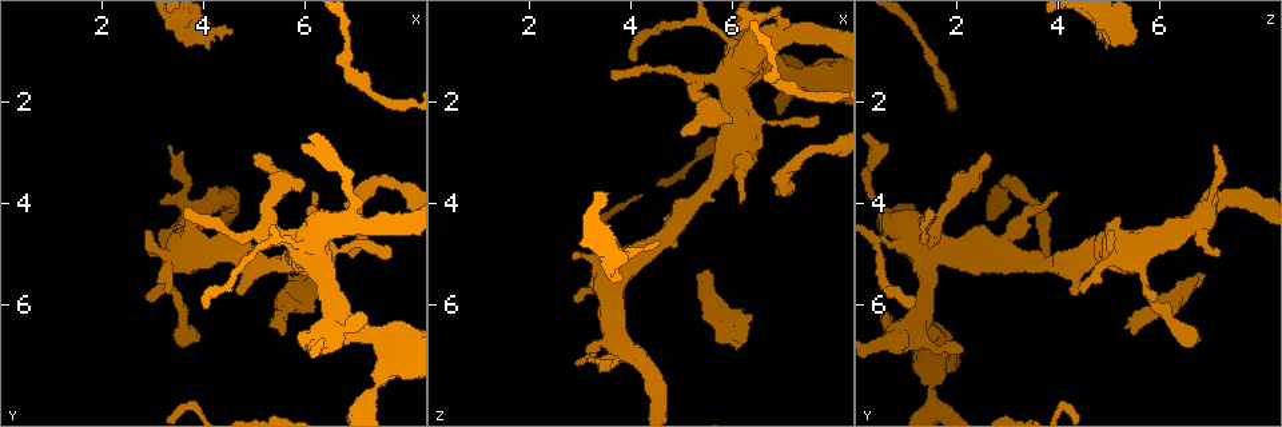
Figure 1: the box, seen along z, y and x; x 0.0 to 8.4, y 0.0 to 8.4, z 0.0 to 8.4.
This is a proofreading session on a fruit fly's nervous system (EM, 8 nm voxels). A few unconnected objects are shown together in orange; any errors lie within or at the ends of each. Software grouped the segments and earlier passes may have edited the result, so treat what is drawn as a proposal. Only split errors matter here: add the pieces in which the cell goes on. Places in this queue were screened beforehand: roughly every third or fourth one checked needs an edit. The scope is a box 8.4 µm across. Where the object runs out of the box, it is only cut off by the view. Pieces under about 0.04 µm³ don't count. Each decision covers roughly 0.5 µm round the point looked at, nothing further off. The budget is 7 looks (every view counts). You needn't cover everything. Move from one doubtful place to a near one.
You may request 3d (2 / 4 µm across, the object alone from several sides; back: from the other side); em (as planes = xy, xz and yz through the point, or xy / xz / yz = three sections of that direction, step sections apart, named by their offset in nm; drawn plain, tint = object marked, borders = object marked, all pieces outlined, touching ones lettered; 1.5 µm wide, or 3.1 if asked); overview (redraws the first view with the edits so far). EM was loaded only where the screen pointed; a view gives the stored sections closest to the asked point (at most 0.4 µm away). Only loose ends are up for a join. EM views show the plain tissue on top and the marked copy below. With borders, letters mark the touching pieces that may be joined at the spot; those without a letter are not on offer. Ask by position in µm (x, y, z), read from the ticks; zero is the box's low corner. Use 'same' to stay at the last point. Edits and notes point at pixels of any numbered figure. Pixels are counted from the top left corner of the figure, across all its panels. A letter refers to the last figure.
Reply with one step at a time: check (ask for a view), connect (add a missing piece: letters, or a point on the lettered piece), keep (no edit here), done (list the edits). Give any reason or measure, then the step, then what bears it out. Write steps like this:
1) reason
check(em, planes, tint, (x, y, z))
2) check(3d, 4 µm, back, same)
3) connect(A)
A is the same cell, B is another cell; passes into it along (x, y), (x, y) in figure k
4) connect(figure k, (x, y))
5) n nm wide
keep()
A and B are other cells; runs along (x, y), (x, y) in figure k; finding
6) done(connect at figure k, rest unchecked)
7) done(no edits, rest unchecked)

free end
check(em, xz, step 8, tint, (6.10, 5.45, 6.85))

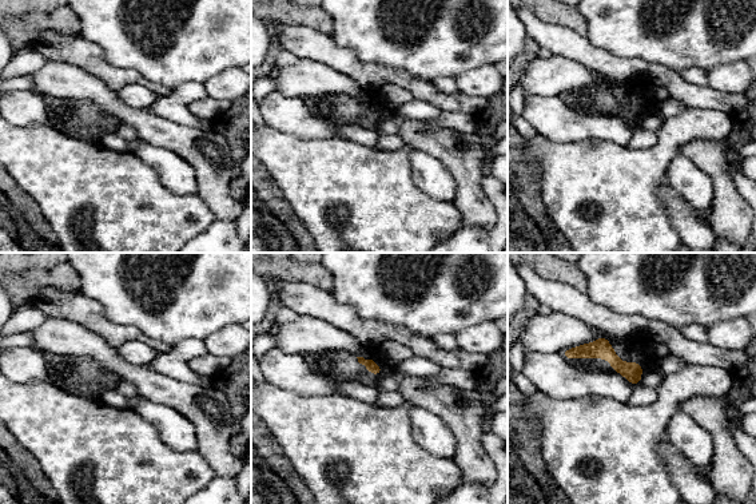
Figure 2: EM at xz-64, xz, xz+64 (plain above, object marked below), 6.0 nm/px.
cut it another way
check(em, yz, step 8, tint, same)

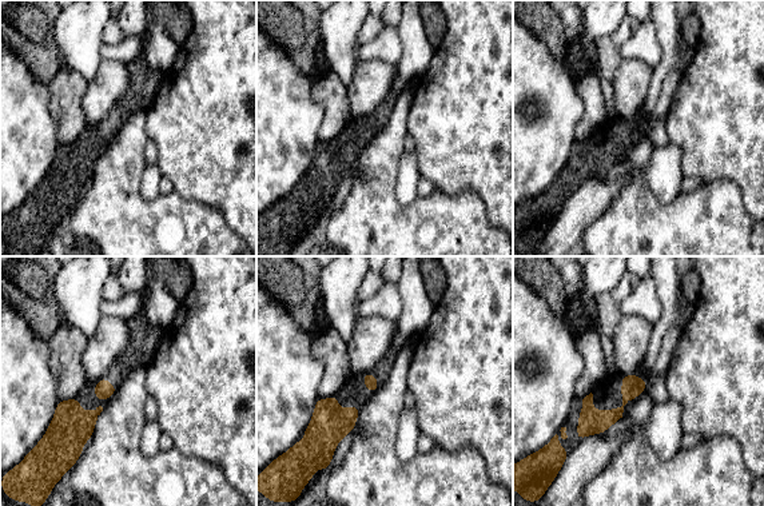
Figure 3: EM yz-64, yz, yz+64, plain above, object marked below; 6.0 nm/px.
check(em, yz, step 8, borders, same)

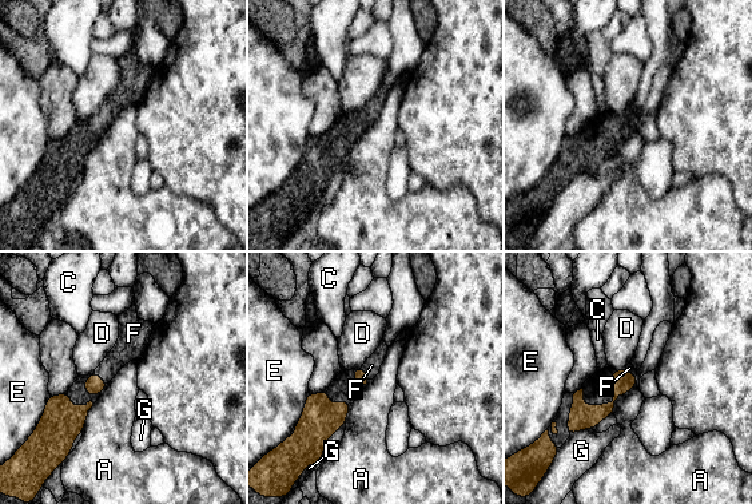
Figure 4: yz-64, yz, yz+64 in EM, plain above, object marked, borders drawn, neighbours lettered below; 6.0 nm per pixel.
A touches over 280 nm
connect(figure 4, (128, 348))
F is the same cell, A, C, D, E and G are other cells; passes into it along (94, 385), (99, 377), (128, 348) in figure 4; the cell continues

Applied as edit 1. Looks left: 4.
redraw
check(overview)

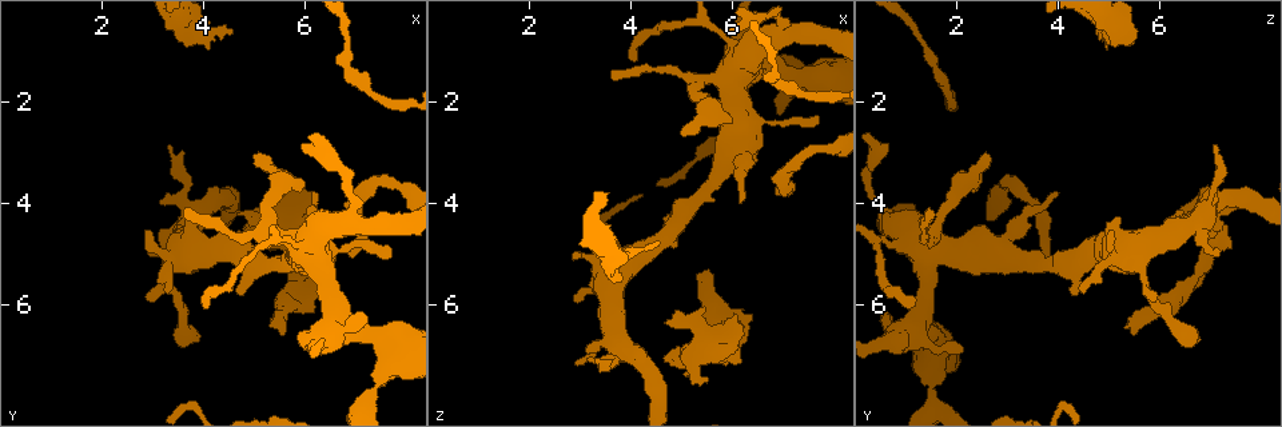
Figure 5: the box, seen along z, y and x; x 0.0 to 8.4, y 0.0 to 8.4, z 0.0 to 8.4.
an open end
check(3d, 4 µm, (5.55, 6.60, 5.45))

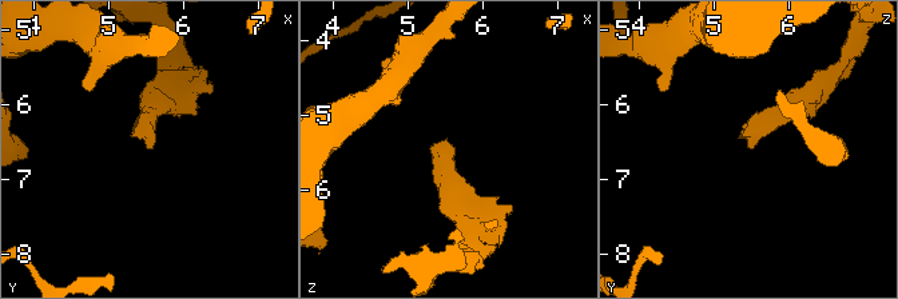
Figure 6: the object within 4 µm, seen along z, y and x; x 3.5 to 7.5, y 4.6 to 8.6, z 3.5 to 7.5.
check(em, yz, step 8, tint, (5.60, 6.55, 5.45))

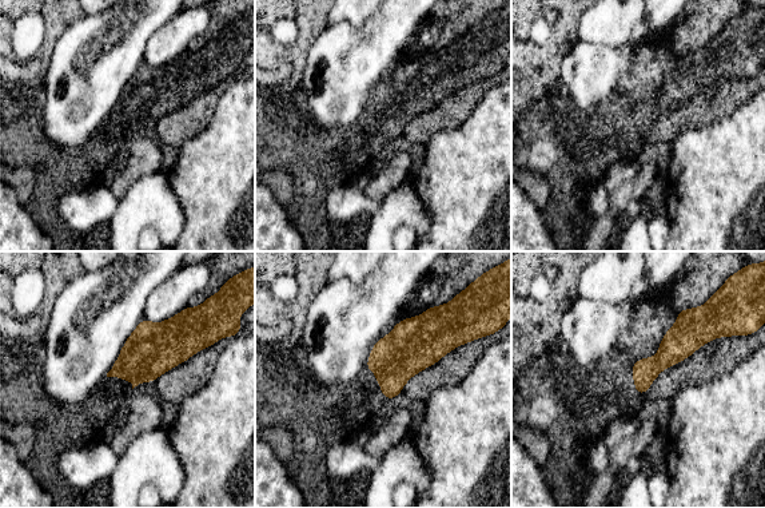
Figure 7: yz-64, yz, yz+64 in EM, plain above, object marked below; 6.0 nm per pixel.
cut it another way
check(em, planes, borders, same)

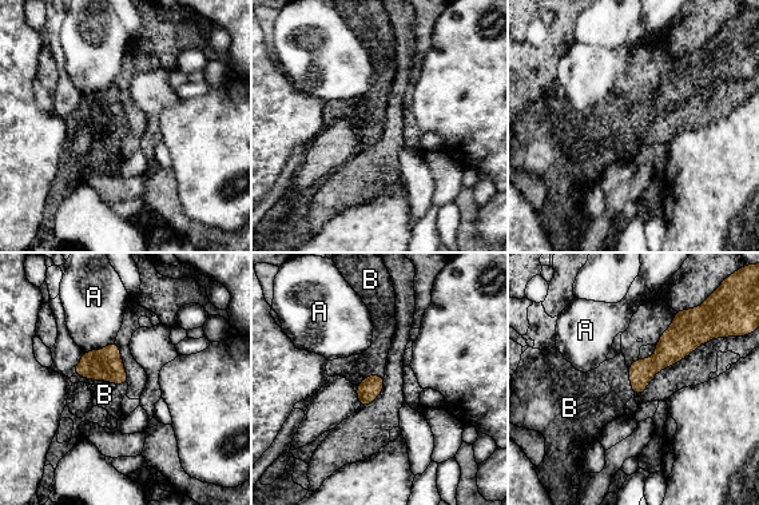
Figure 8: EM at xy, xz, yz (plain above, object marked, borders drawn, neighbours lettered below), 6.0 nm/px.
connect(figure 8, (104, 394))
B is the same cell, A is another cell; passes into it along (107, 365), (100, 380), (104, 394) in figure 8; it goes on there

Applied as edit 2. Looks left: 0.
done(connect at figure 4, connect at figure 8, rest unchecked)

